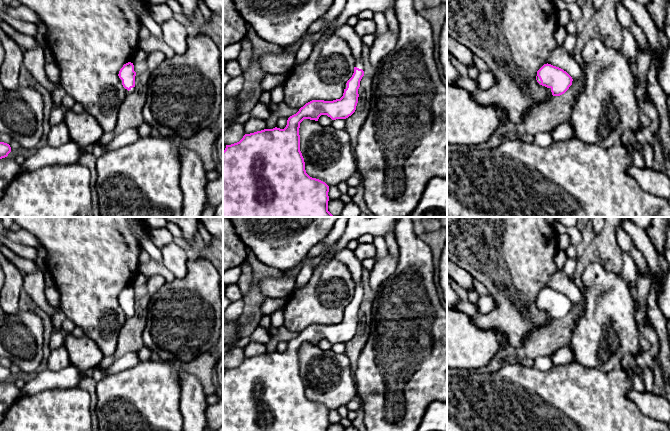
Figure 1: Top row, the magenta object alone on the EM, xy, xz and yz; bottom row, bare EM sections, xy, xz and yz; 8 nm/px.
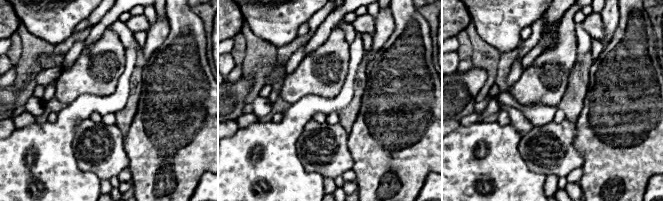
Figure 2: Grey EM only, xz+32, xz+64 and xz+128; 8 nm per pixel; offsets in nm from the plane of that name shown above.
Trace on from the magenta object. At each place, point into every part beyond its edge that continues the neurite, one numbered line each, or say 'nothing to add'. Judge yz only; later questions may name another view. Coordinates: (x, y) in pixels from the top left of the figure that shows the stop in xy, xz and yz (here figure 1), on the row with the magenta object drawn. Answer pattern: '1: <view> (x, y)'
nothing to add

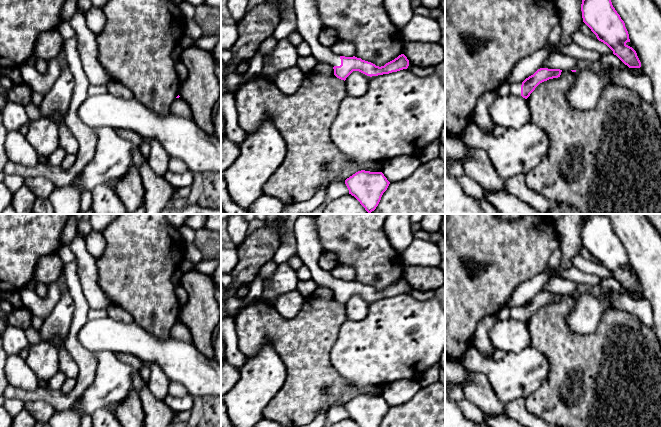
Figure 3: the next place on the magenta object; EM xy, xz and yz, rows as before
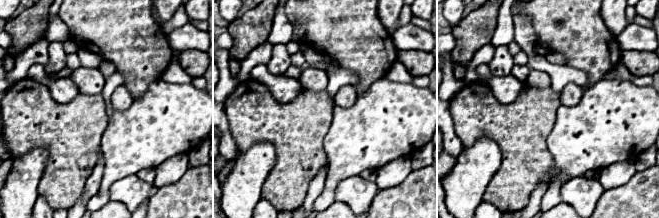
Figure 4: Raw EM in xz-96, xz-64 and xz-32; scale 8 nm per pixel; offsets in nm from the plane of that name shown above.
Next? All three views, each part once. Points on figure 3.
1: xz (309, 26)

